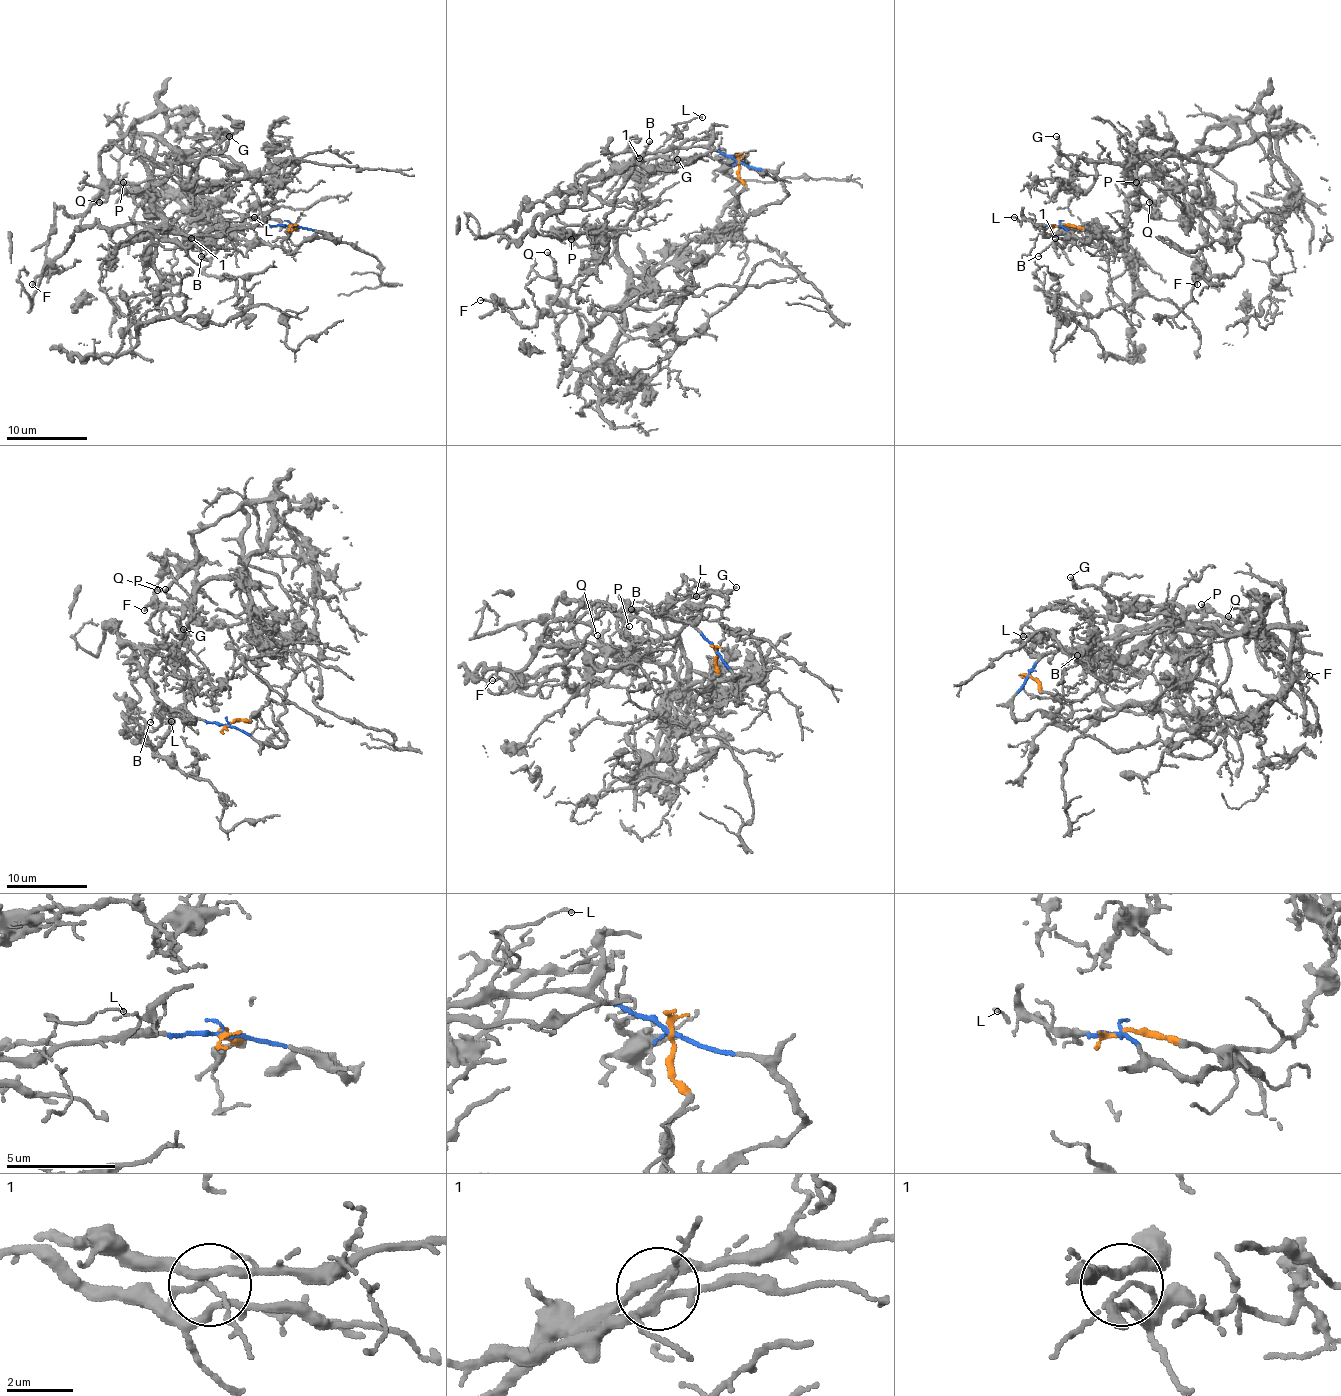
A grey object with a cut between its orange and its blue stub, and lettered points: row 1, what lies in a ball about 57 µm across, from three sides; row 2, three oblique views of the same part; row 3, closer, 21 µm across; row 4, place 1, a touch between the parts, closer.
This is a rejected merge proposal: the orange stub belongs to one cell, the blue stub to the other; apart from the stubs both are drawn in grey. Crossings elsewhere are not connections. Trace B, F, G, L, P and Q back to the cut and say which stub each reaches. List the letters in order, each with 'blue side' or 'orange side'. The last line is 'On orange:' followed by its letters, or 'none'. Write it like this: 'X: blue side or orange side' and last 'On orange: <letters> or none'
B: orange side
F: orange side
G: orange side
L: blue side
P: orange side
Q: orange side
On orange: B, F, G, P, Q

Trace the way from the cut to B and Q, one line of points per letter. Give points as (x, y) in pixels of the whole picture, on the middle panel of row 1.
B: (739, 162), (733, 225), (637, 276), (617, 235), (556, 213), (577, 181), (623, 173), (650, 140)
Q: (739, 162), (733, 225), (692, 239), (648, 276), (619, 258), (617, 235), (597, 239), (571, 284), (546, 252)

